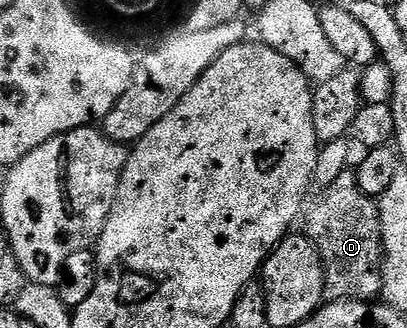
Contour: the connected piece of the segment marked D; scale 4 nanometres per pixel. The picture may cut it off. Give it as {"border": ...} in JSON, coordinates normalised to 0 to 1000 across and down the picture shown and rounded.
{"border":[[[865,521],[830,534],[821,558],[776,585],[747,616],[742,710],[771,741],[786,768],[786,799],[796,805],[796,918],[921,921],[936,902],[934,799],[943,780],[931,622],[885,579]]]}

